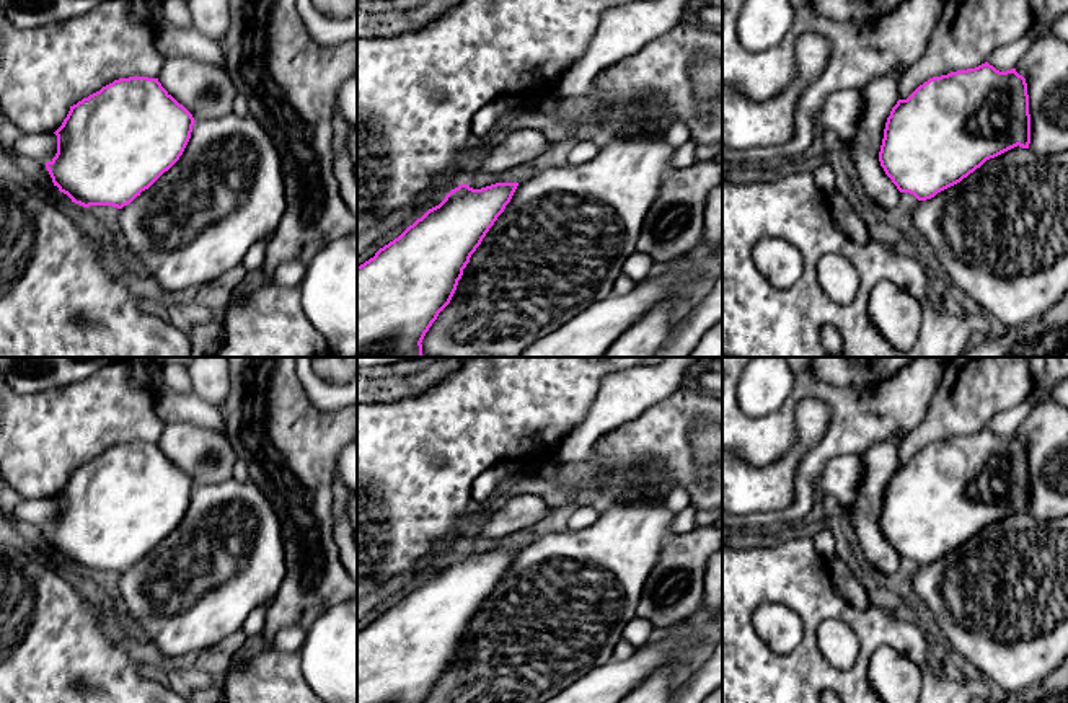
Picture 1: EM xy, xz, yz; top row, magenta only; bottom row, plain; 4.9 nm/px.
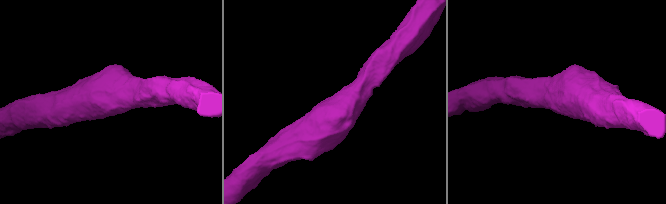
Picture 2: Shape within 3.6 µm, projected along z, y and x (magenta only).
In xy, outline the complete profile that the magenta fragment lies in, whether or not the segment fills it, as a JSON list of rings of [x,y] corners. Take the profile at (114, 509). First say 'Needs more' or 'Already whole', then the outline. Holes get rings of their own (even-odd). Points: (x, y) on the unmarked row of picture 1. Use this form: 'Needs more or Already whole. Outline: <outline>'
Already whole. Outline: [[[148,442],[119,444],[70,471],[57,501],[57,519],[46,528],[54,551],[83,573],[122,574],[148,555],[183,520],[192,480]]]

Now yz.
Already whole. Outline: [[[988,427],[967,436],[933,442],[920,450],[907,465],[898,465],[887,483],[879,527],[900,558],[910,558],[918,566],[960,548],[986,525],[1014,512],[1029,514],[1030,480],[1027,449],[1016,434],[1000,437]]]

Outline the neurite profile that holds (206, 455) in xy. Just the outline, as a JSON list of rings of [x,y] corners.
[[[170,422],[163,426],[158,447],[194,486],[233,478],[236,453],[218,431],[192,422]]]

